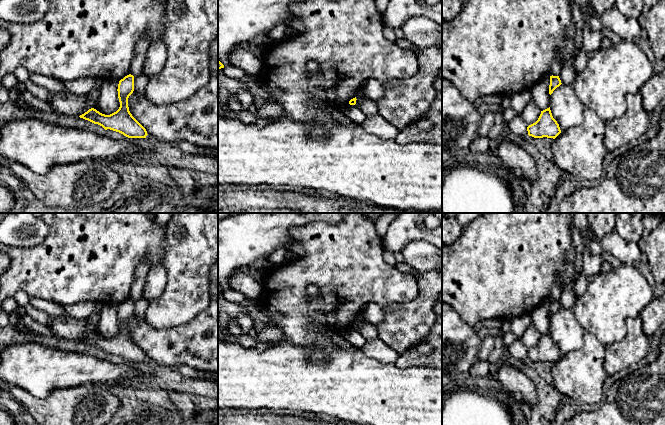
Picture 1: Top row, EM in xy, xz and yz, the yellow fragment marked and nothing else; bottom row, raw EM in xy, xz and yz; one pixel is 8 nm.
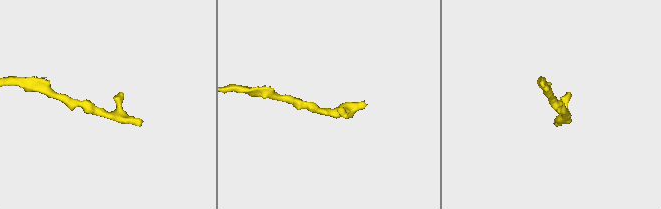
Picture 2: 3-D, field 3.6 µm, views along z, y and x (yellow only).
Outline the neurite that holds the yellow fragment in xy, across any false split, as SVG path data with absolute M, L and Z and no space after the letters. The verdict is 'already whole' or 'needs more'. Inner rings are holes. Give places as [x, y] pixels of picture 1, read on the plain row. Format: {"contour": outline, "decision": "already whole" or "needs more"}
{"contour": "M129 298L121 303L117 315L120 331L116 336L105 339L91 332L79 341L128 362L146 362L146 353L132 340L128 331L128 322L134 315L134 300Z", "decision": "already whole"}

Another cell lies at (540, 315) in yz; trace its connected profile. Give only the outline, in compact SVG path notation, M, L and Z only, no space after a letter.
M546 300L531 311L531 318L535 328L542 335L550 331L549 318L550 300Z

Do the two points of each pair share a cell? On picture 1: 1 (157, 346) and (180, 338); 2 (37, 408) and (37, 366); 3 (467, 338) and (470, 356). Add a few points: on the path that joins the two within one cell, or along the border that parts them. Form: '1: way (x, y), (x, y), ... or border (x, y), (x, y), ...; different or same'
1: way (163, 345), (168, 340), (174, 340); same
2: border (16, 386), (39, 397), (45, 397), (59, 389); different
3: way (467, 342), (467, 352); same

